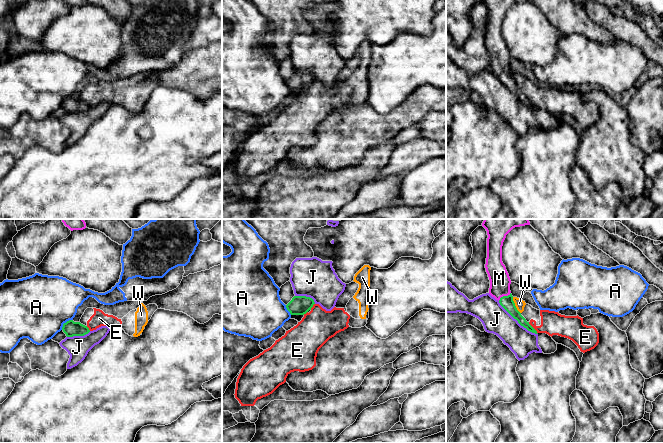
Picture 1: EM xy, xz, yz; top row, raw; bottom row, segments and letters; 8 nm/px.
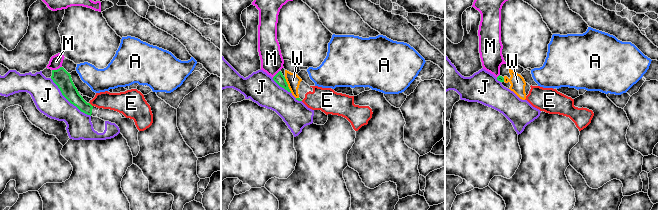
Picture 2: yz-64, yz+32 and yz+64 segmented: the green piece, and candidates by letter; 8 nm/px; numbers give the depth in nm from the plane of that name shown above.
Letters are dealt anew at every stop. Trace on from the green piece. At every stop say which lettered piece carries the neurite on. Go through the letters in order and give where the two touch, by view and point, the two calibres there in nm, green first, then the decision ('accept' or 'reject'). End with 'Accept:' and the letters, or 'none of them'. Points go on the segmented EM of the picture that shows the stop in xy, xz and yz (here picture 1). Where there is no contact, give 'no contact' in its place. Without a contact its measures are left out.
A: contact xy (66, 322); calibres 120 and 480 nm; reject
E: contact yz (533, 328); calibres 90 and 190 nm; reject
J: contact yz (517, 320); calibres 100 and 220 nm; reject
M: contact yz (504, 296); calibres 100 and 160 nm; accept
W: contact yz (514, 305); calibres 100 and 80 nm; reject
Accept: M

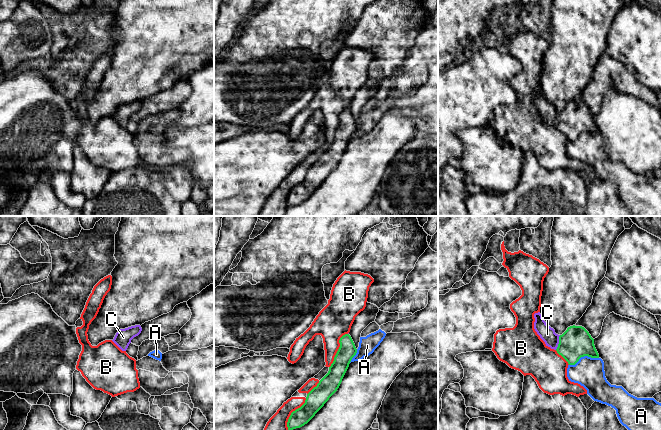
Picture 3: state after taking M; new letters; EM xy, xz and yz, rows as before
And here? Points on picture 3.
A: contact yz (583, 356); calibres 260 and 240 nm; reject
B: contact xz (338, 349); calibres 140 and 280 nm; reject
C: contact yz (559, 342); calibres 260 and 120 nm; accept
Accept: C

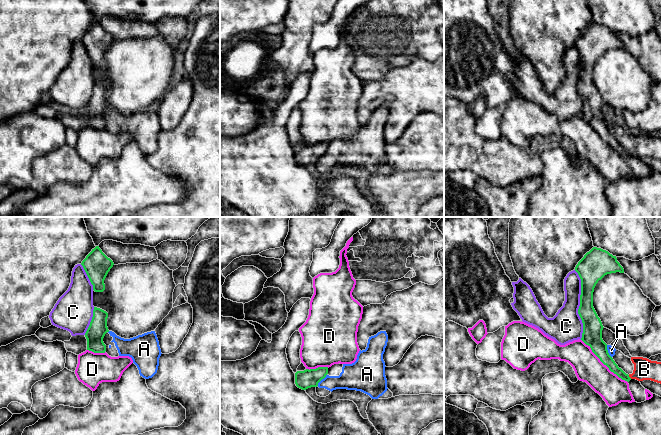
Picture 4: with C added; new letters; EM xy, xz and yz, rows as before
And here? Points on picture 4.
A: contact xz (321, 379); calibres 150 and 200 nm; reject
B: contact yz (629, 377); calibres 90 and 180 nm; reject
C: contact yz (580, 305); calibres 160 and 260 nm; reject
D: contact yz (603, 363); calibres 160 and 220 nm; reject
Accept: none of them

